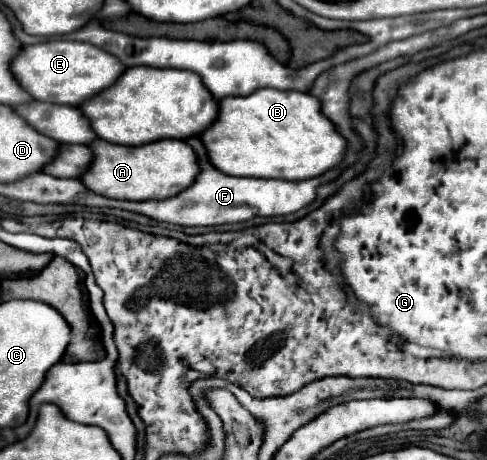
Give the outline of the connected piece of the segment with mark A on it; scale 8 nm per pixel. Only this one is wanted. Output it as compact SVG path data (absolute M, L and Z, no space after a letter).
M106 140L90 144L94 160L88 172L80 178L86 186L102 196L116 200L148 200L144 196L172 198L178 190L186 190L194 178L198 178L198 156L186 142L150 142L146 146L120 146Z

